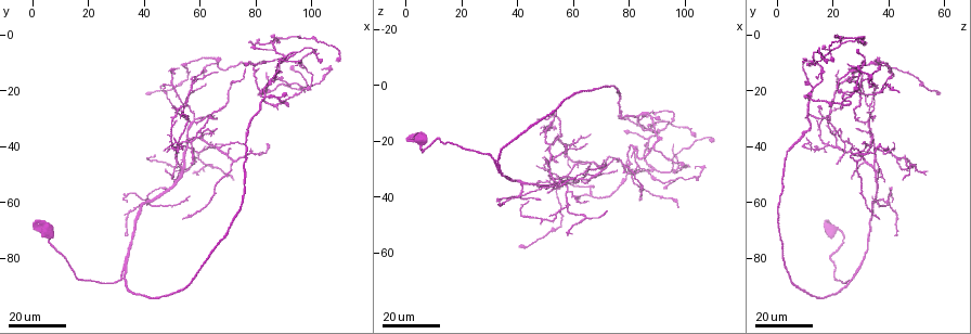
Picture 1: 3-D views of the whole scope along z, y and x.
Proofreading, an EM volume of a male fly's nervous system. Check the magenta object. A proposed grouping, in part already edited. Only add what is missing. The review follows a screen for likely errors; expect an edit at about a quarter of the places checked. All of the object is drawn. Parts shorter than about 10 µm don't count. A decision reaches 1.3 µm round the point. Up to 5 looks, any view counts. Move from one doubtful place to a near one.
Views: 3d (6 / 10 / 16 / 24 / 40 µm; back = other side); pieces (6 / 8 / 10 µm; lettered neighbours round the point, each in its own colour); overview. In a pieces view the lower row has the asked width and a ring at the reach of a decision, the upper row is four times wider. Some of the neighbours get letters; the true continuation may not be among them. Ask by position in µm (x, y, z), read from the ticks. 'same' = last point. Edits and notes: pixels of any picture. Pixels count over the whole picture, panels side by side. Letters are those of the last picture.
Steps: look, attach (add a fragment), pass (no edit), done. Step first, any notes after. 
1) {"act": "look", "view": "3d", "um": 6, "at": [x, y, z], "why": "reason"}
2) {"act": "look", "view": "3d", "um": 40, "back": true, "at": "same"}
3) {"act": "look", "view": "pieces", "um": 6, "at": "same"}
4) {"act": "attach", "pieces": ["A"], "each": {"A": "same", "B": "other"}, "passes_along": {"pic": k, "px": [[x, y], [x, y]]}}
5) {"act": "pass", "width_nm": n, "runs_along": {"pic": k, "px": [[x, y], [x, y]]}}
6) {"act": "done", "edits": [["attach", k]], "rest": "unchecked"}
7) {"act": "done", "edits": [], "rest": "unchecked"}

{"act": "look", "view": "3d", "um": 16, "at": [98, 20, 44]}

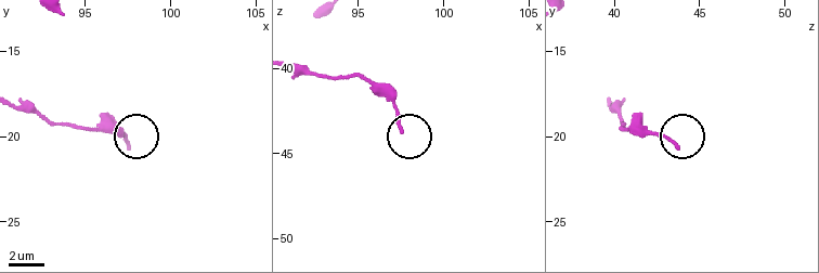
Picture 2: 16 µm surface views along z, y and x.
{"act": "look", "view": "pieces", "um": 6, "at": [97.5, 20.5, 43.7]}

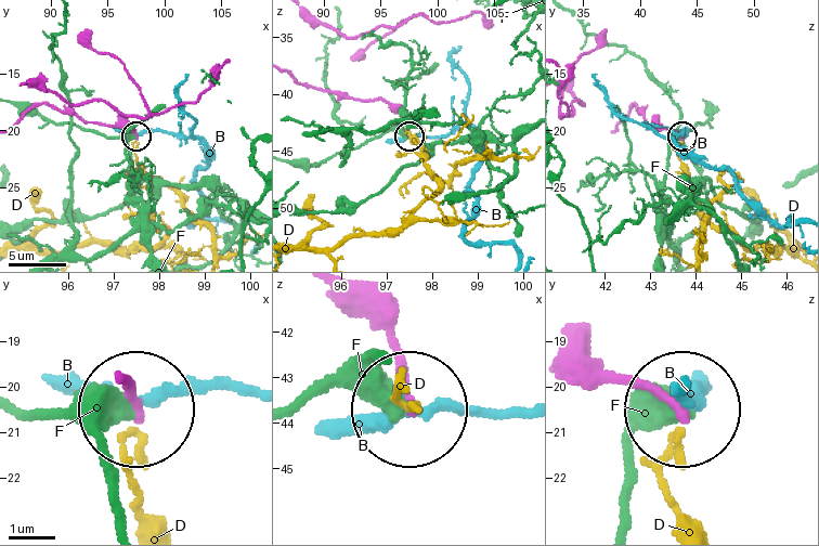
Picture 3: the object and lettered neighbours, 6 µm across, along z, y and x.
{"act": "pass", "width_nm": 170, "each": {"B": "other", "D": "other", "F": "other"}, "found": "none of them fits"}

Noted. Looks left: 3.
{"act": "look", "view": "3d", "um": 16, "at": [71, 40, 26], "why": "an open end"}

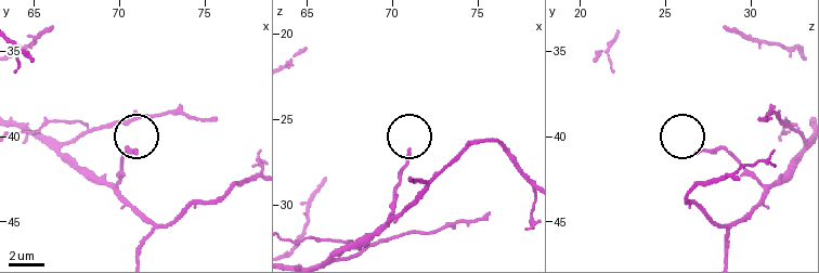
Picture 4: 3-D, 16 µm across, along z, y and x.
{"act": "look", "view": "pieces", "um": 8, "at": [71.0, 41.0, 26.9]}

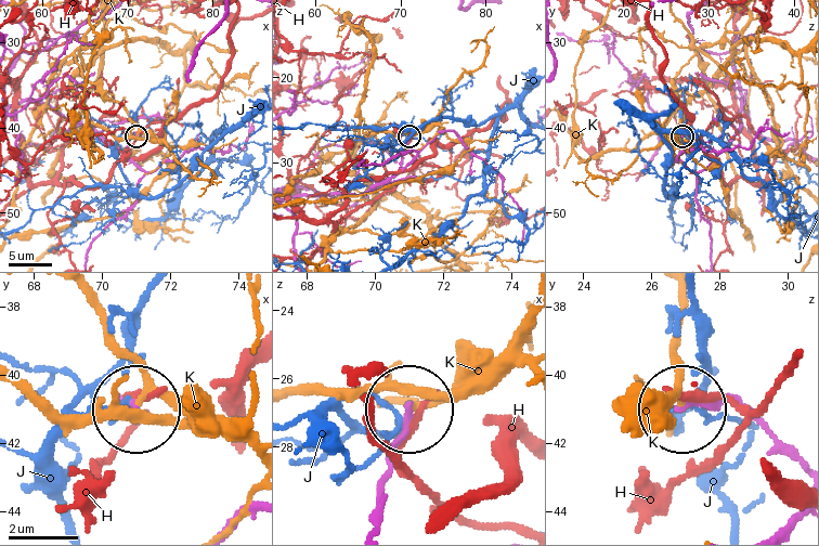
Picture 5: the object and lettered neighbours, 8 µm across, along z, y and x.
{"act": "pass", "each": {"H": "other", "J": "other", "K": "other"}, "runs_along": {"pic": 5, "px": [[373, 527], [376, 491], [407, 416]]}, "found": "none of them fits"}

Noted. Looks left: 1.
{"act": "done", "edits": [], "rest": "unchecked"}

